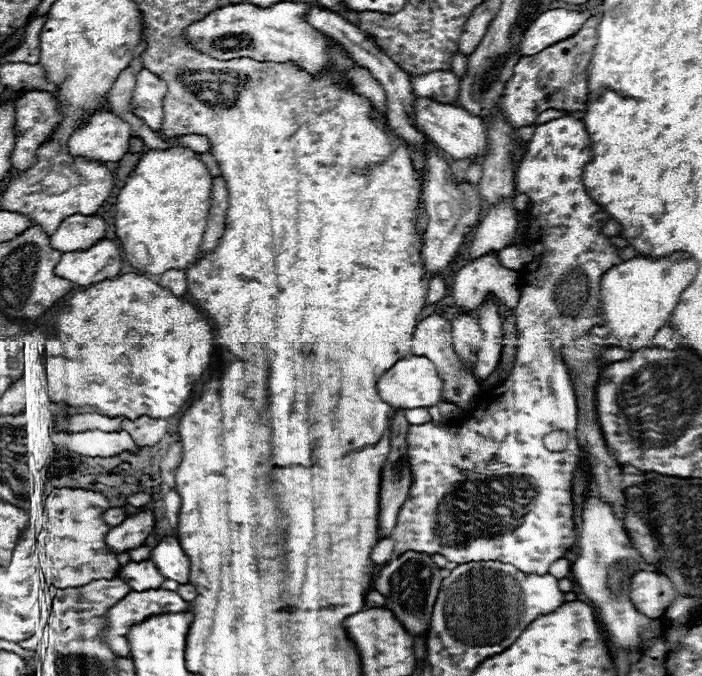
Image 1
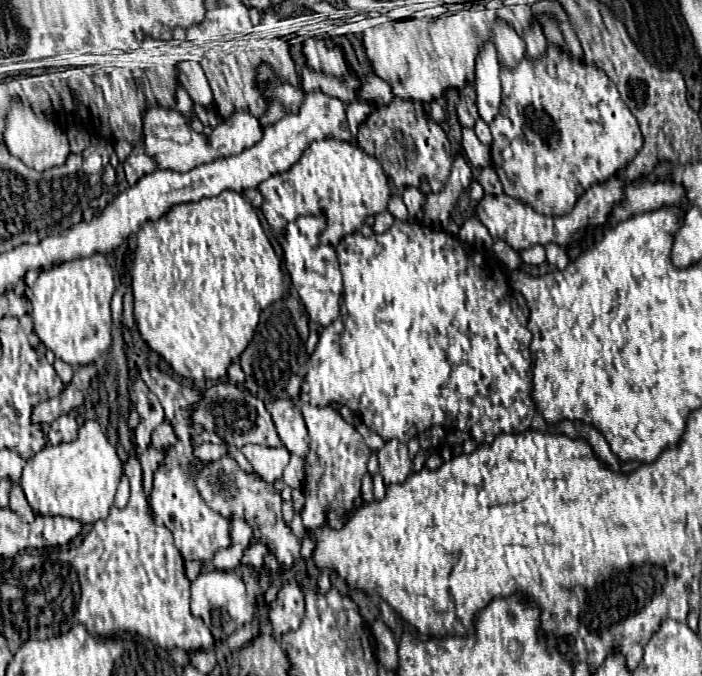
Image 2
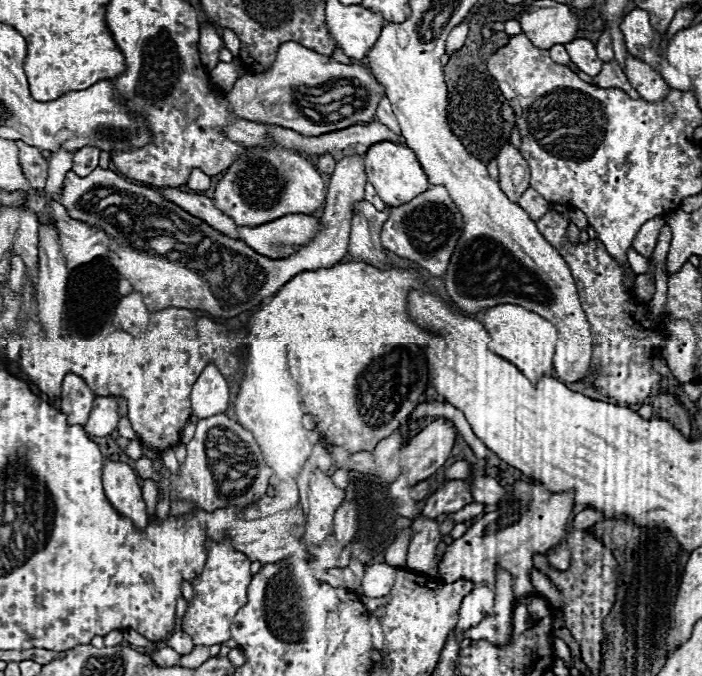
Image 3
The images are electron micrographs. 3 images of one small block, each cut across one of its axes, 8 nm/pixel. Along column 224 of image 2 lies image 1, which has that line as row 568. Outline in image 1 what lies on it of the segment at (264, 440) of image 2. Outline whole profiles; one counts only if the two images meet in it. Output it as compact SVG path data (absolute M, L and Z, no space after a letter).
M408 550L402 556L388 562L380 570L378 578L374 580L374 588L386 598L386 608L396 614L400 624L414 638L426 638L426 632L430 628L430 614L434 610L434 604L438 598L438 588L440 588L438 572L440 572L440 568L434 564L432 556Z

